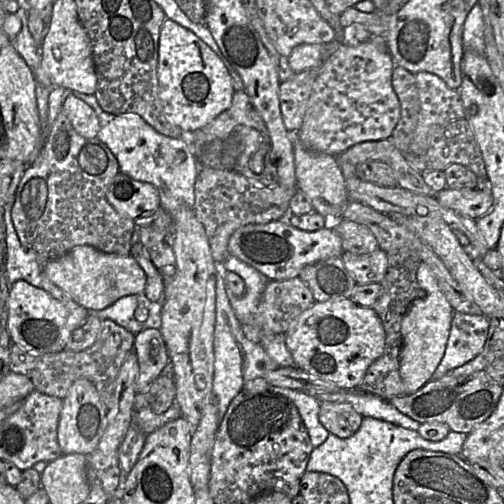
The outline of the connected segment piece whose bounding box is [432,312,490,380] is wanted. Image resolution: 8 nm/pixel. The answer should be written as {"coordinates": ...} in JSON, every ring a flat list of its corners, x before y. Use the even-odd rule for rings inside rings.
{"coordinates":[[455,312,444,356,432,376,443,378,450,370,475,358,484,348,490,320,484,315]]}

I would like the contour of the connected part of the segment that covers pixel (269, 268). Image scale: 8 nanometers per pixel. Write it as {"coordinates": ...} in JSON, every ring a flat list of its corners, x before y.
{"coordinates":[[284,219,265,224,248,224,231,235,228,249,231,255,253,266,270,280,291,279,298,277,301,270,309,264,330,257,341,257,344,251,334,223,327,223,316,231,301,230]]}

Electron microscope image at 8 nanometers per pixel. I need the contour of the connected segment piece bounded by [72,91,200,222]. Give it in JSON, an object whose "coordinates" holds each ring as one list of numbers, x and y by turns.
{"coordinates":[[72,92,96,112,100,122,96,137,116,156,120,171,155,185,160,194,160,207,173,218,174,222,180,208,193,208,194,185,200,164,186,141,160,134,138,114,114,115,103,110,94,94]]}

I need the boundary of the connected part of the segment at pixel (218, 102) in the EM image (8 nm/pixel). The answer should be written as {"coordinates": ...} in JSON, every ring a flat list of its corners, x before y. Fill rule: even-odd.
{"coordinates":[[165,19,159,38,158,94,167,118,183,130,197,130,231,105,235,90,231,75,217,54,197,35]]}

